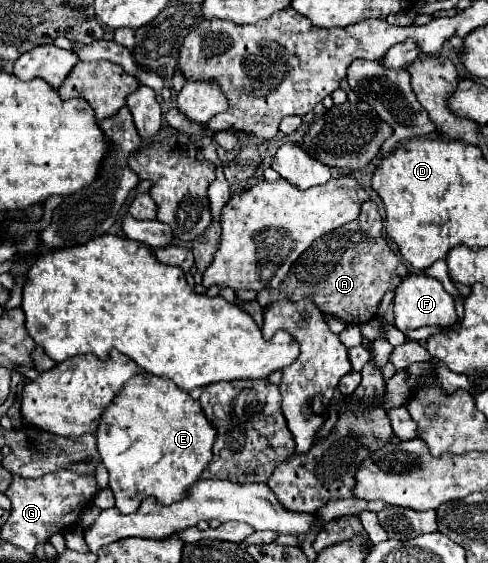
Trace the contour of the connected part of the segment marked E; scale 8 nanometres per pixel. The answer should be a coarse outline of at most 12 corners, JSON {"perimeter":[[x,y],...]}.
{"perimeter":[[153,375],[101,415],[121,513],[189,495],[213,459],[199,401]]}

